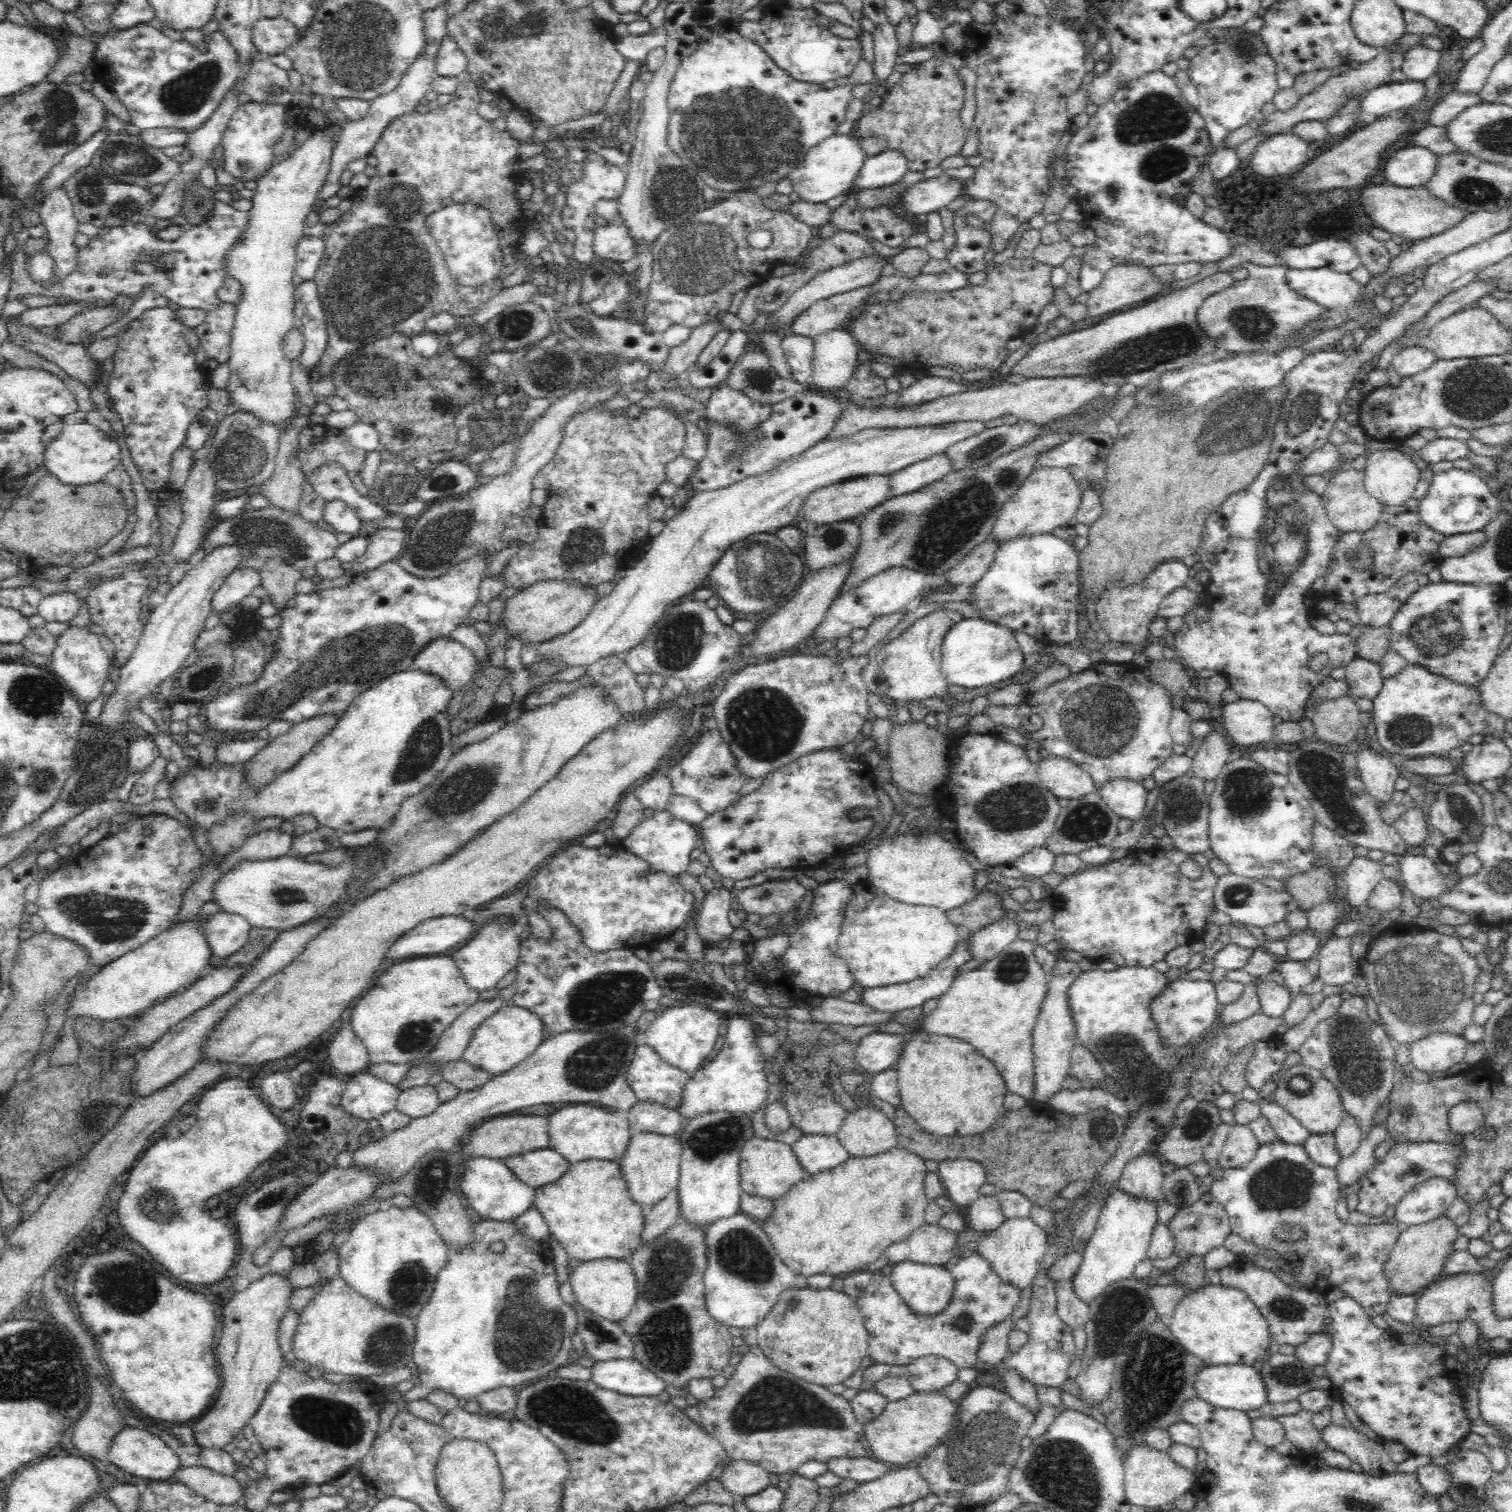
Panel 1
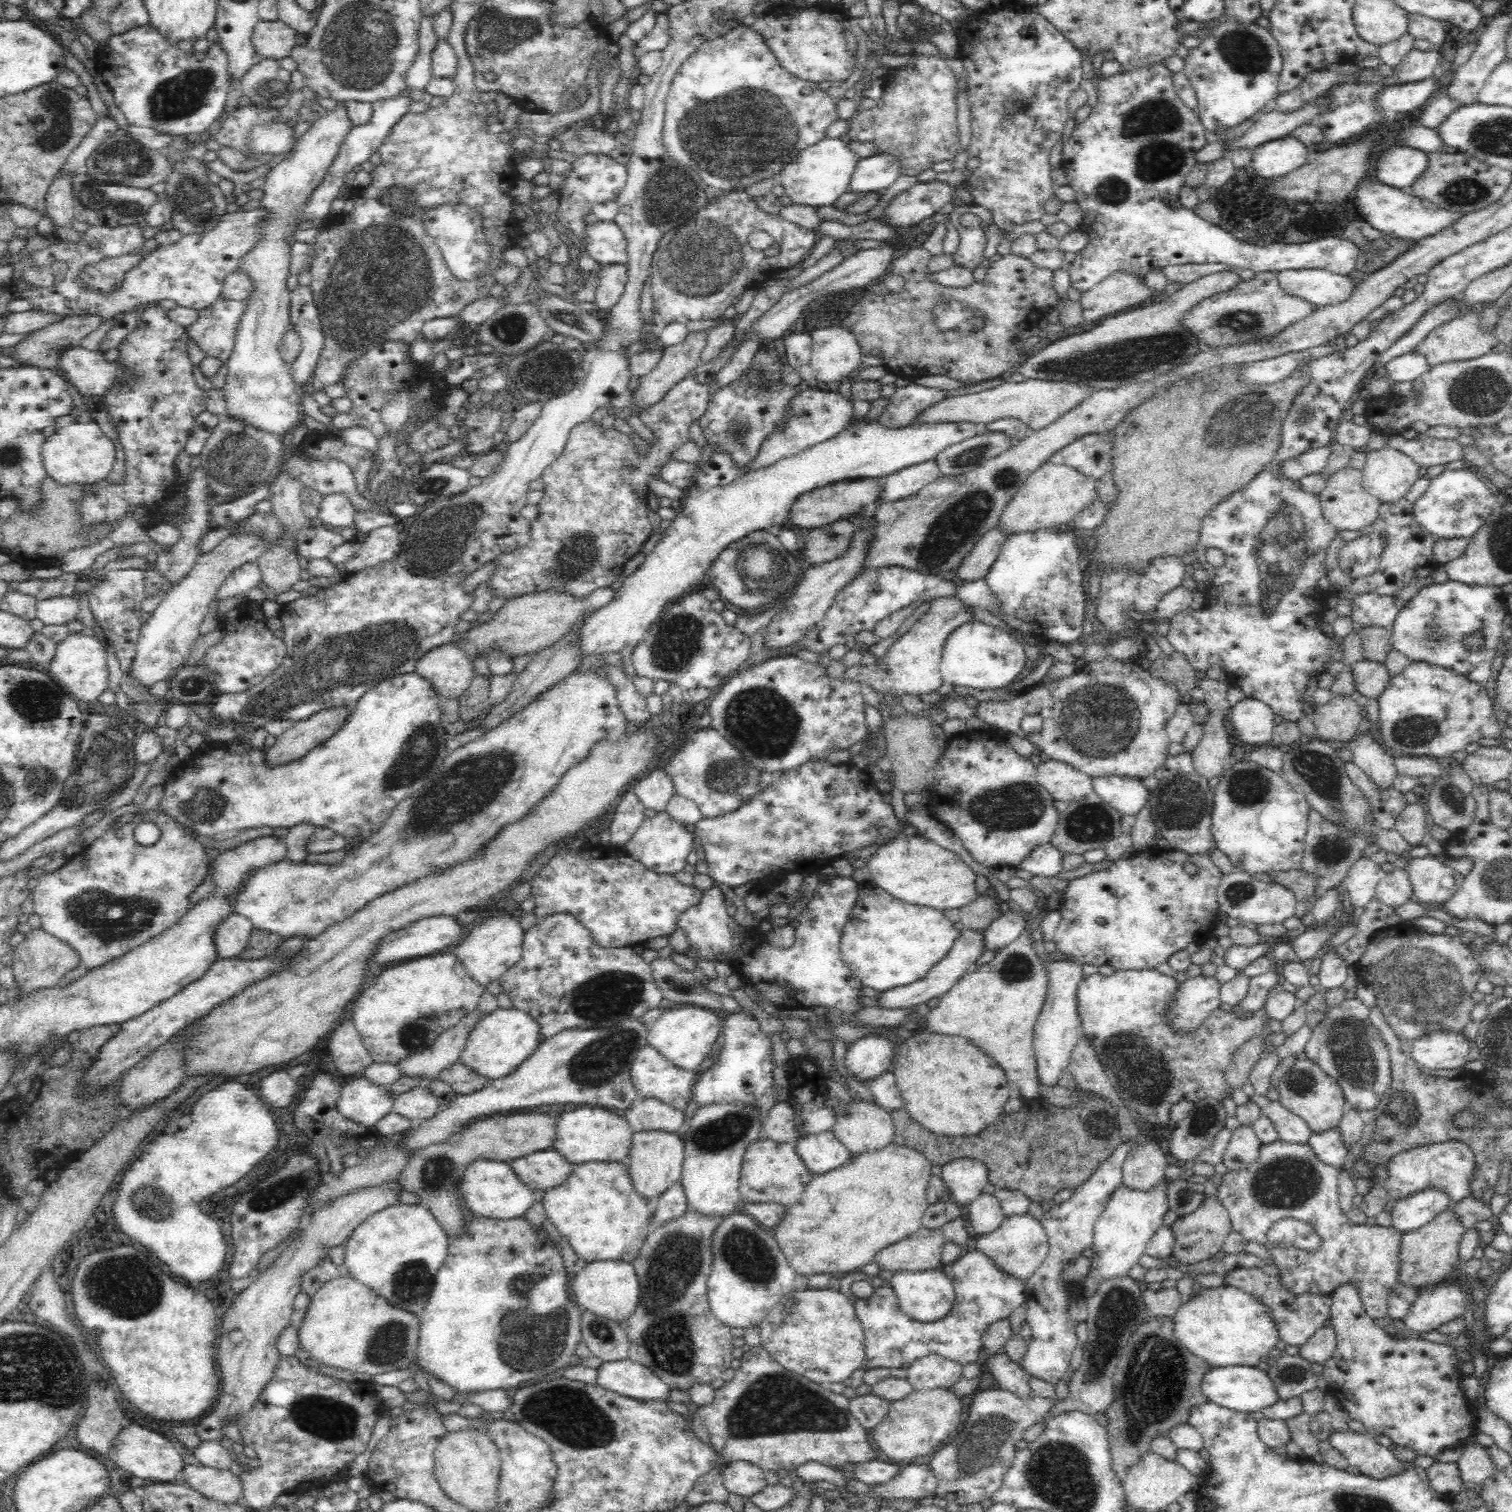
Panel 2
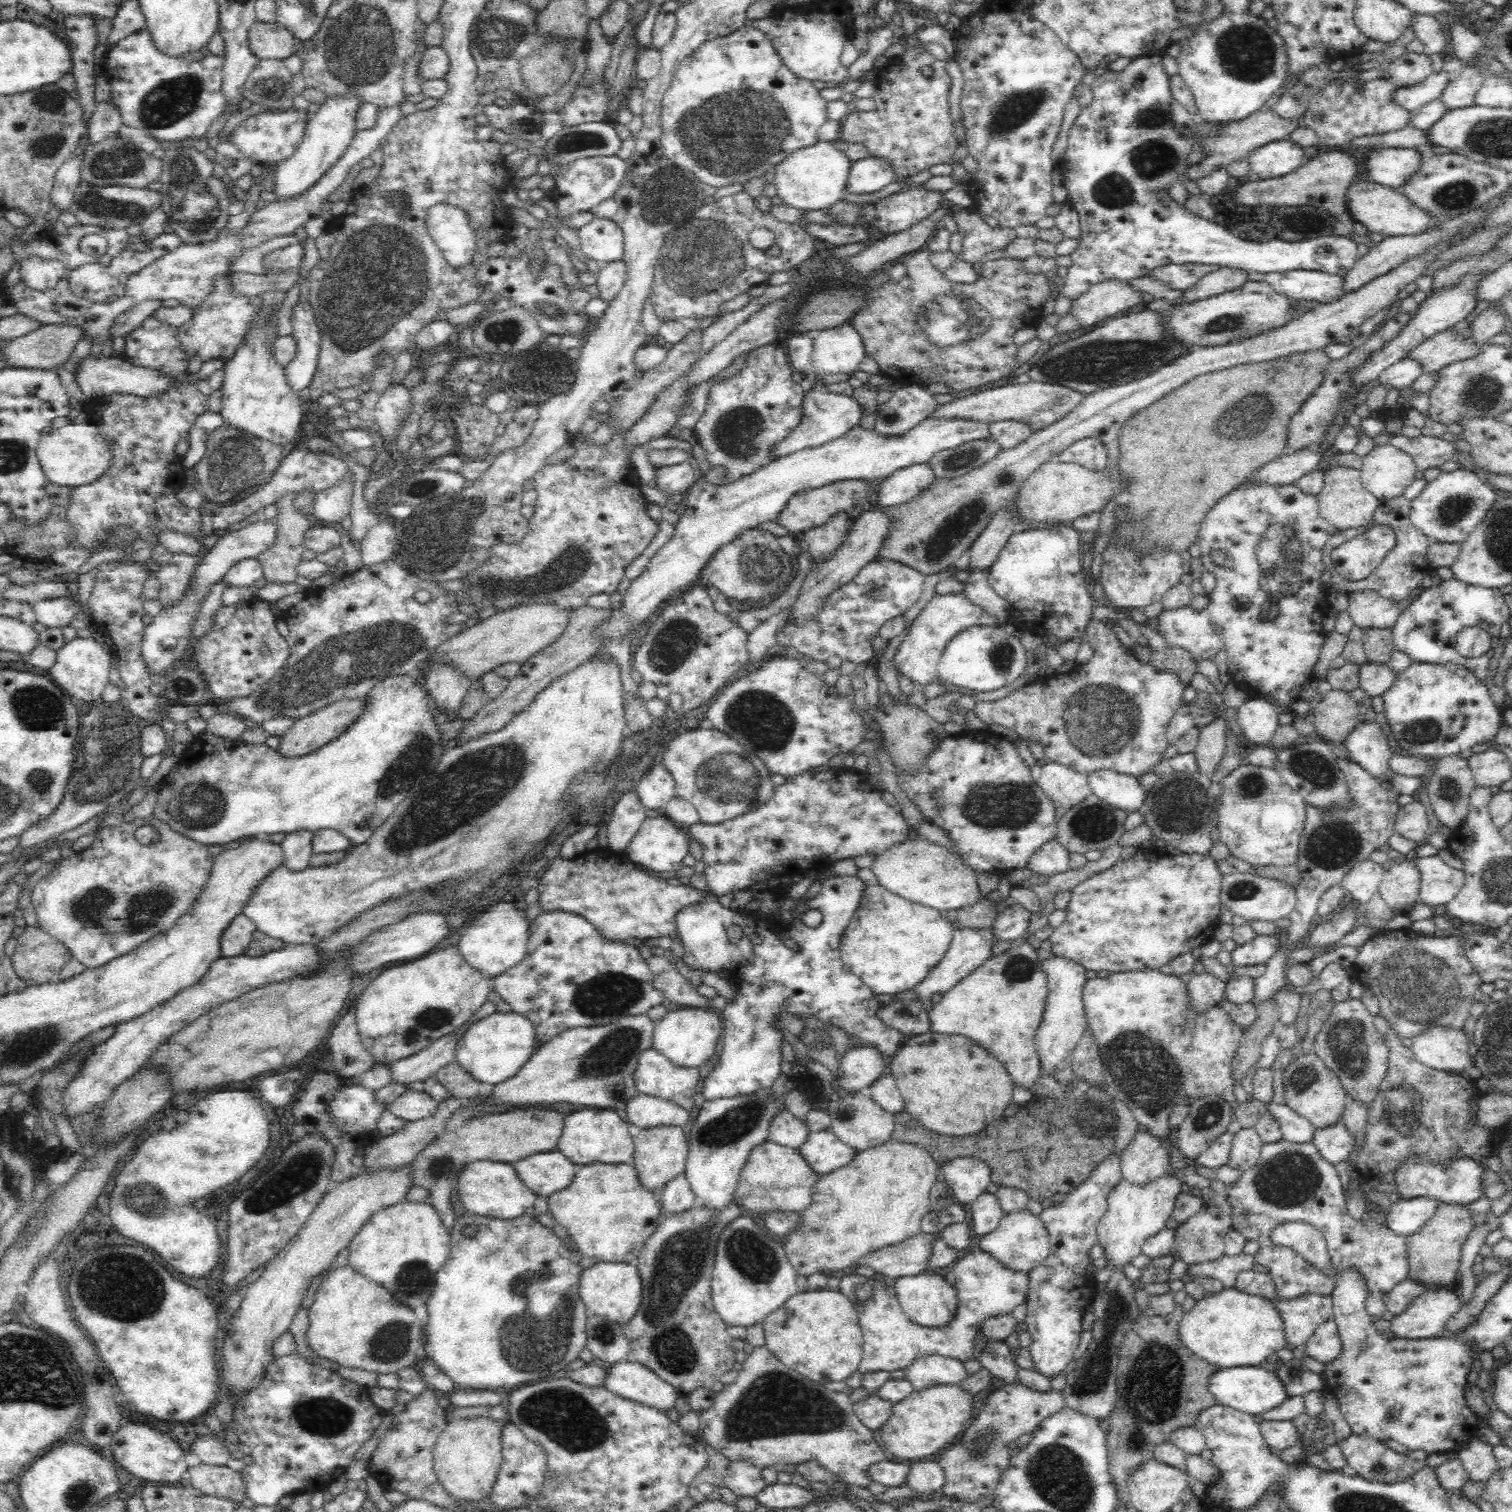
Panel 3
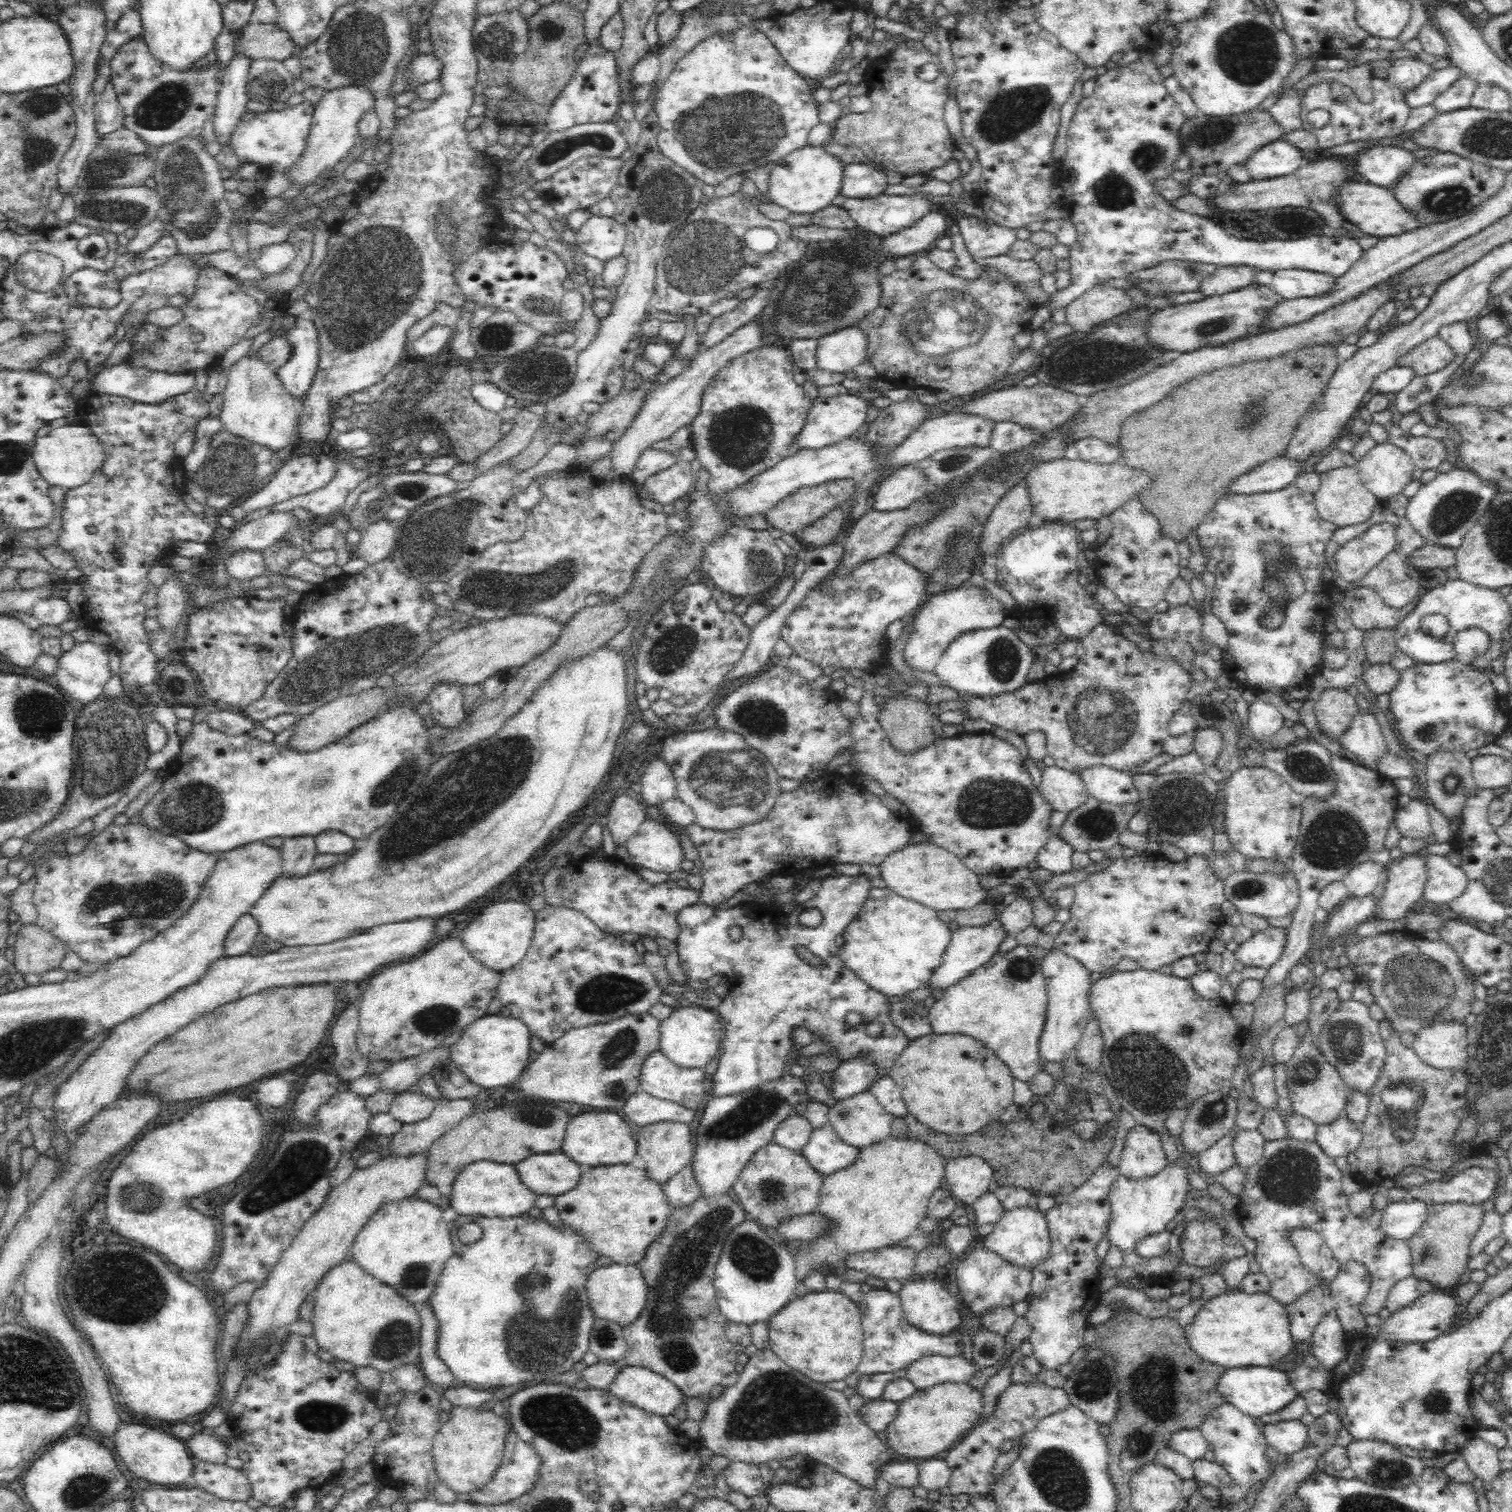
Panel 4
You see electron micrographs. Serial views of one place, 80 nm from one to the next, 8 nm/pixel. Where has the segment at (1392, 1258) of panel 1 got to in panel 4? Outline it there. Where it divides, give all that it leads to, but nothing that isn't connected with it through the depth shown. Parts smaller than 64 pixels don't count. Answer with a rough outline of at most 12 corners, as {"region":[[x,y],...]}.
{"region":[[1477,1204],[1428,1205],[1408,1241],[1412,1275],[1454,1286],[1484,1216]]}

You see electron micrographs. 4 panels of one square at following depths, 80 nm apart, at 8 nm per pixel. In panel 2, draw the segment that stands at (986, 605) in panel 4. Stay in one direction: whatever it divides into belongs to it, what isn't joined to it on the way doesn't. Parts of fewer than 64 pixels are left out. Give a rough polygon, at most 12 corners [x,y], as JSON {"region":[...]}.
{"region":[[956,597],[846,678],[888,701],[938,693],[948,636],[974,618]]}

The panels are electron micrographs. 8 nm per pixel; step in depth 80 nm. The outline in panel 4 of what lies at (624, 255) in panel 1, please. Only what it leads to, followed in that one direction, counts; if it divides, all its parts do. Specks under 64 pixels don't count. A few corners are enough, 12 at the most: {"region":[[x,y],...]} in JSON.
{"region":[[590,216],[579,247],[603,263],[623,254],[624,226]]}

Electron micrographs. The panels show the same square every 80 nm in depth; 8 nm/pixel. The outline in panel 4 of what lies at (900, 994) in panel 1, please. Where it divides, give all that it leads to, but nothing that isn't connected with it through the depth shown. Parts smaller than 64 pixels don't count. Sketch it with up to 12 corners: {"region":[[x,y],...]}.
{"region":[[998,918],[951,932],[942,964],[926,986],[960,982],[998,952]]}

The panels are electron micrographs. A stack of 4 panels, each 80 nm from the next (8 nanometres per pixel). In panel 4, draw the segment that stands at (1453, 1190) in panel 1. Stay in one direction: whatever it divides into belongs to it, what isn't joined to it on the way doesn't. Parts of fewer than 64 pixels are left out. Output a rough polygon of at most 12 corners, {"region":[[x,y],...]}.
{"region":[[1418,1199],[1391,1200],[1381,1229],[1408,1241],[1428,1218]]}

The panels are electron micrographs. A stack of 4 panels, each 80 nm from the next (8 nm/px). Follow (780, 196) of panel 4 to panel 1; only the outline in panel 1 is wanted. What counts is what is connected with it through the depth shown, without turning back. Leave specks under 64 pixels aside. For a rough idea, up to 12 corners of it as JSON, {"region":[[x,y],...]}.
{"region":[[852,133],[808,150],[787,177],[802,201],[846,196],[866,152]]}

